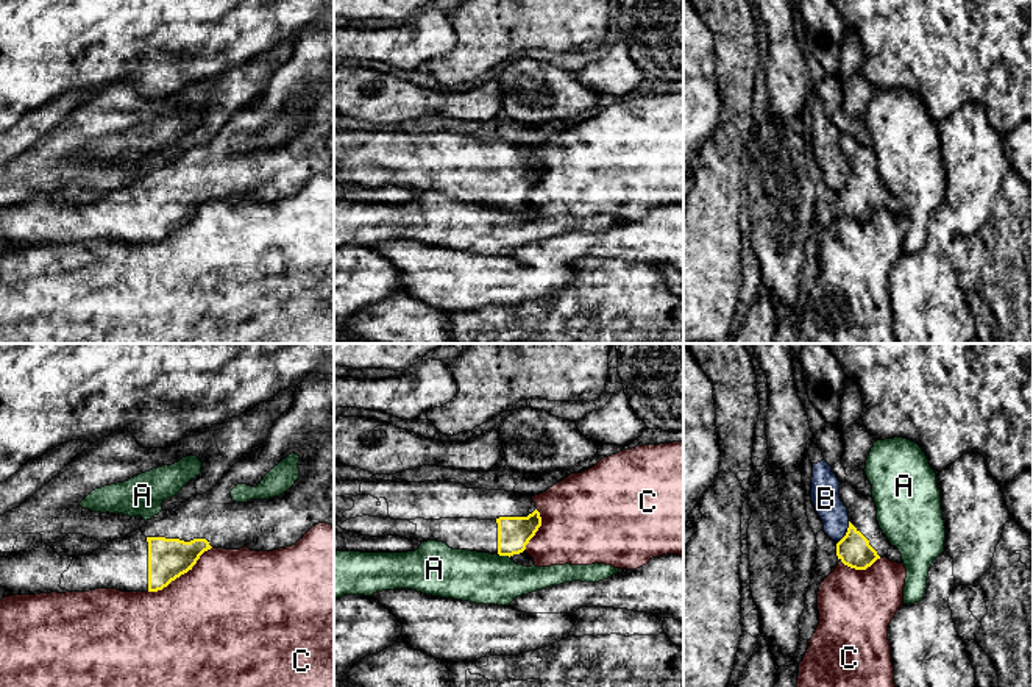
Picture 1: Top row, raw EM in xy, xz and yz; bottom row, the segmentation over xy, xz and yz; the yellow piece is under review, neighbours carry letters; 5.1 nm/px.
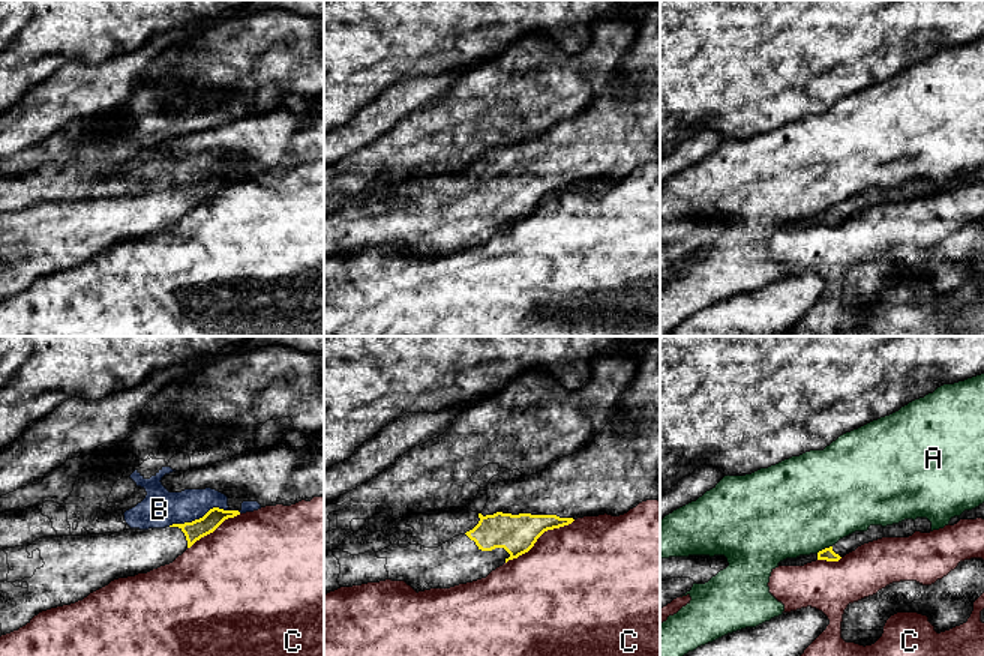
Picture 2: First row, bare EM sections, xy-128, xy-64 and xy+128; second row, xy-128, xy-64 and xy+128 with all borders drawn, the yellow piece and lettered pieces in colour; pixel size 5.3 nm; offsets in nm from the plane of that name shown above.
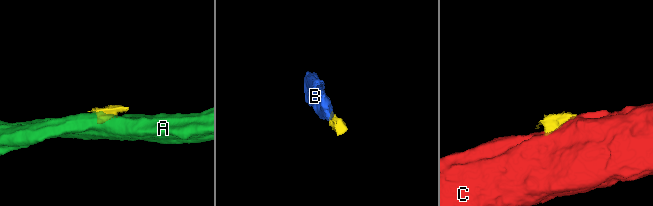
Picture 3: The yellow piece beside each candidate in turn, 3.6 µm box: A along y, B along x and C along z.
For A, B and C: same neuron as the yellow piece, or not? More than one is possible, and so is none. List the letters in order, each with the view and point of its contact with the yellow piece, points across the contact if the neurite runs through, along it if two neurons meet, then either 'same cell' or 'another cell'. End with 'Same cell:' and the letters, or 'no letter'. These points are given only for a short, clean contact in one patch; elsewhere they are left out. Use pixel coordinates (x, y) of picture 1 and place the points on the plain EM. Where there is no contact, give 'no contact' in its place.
A: contact xz (504, 205); border xz (498, 203), (509, 208); another cell
B: contact yz (846, 183); border yz (849, 172), (846, 185), (838, 192); another cell
C: contact xy (180, 225); another cell
Same cell: no letter

